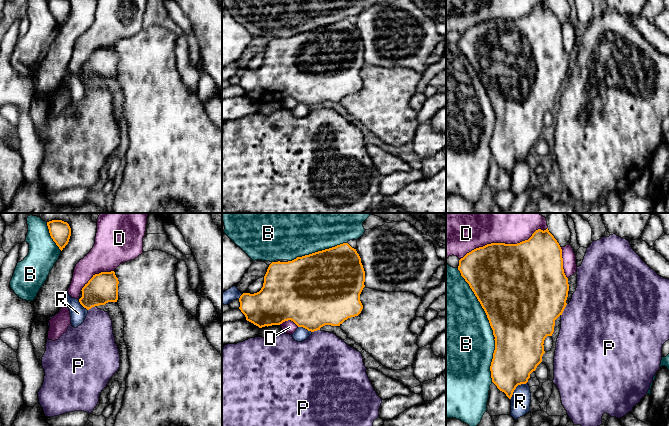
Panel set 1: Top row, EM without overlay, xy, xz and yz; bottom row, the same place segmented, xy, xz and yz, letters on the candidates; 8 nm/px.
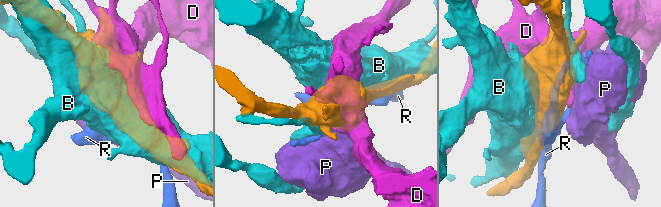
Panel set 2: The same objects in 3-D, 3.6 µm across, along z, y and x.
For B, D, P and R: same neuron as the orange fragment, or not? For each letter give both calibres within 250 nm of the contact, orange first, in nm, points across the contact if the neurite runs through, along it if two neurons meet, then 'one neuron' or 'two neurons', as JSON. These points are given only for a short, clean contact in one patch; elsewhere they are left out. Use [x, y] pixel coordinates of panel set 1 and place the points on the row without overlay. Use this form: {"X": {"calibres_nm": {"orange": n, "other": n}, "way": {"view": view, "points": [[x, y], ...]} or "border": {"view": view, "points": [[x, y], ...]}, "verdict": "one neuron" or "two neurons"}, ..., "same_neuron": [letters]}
{"B": {"calibres_nm": {"orange": 500, "other": 500}, "verdict": "two neurons"}, "D": {"calibres_nm": {"orange": 500, "other": 200}, "verdict": "two neurons"}, "P": {"calibres_nm": {"orange": 480, "other": 480}, "border": {"view": "yz", "points": [[567, 80], [561, 91]]}, "verdict": "two neurons"}, "R": {"calibres_nm": {"orange": 360, "other": 160}, "verdict": "two neurons"}, "same_neuron": []}

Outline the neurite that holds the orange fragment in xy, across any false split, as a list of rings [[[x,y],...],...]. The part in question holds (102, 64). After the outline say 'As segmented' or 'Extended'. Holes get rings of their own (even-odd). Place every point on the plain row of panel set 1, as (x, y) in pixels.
[[[114,47],[95,50],[82,64],[79,78],[87,86],[108,78],[117,78],[118,60]]]. As segmented

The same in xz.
[[[348,19],[318,27],[288,38],[272,38],[264,52],[264,59],[257,69],[243,69],[240,74],[239,85],[245,91],[246,96],[259,104],[272,101],[280,101],[291,96],[298,103],[308,107],[320,106],[325,101],[340,102],[345,96],[358,92],[363,81],[360,77],[360,70],[365,63],[365,47],[361,34],[356,25]]]. As segmented

